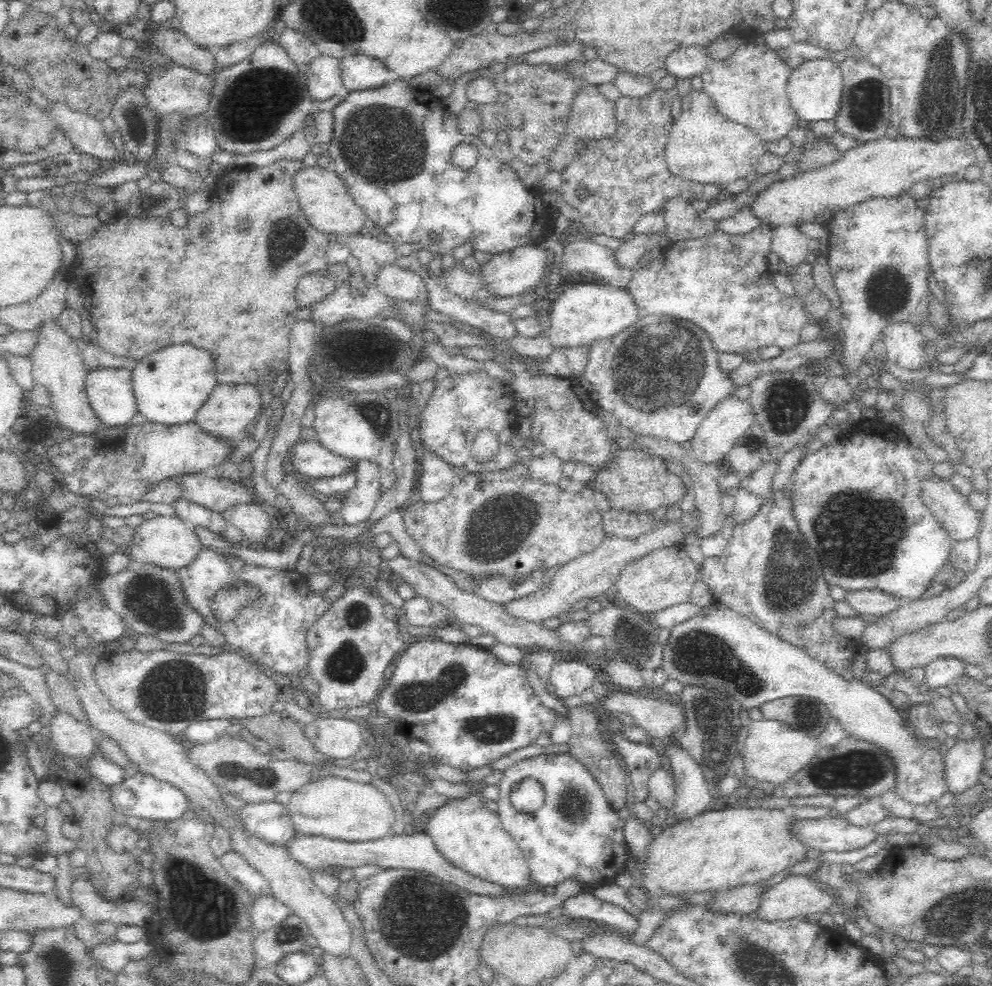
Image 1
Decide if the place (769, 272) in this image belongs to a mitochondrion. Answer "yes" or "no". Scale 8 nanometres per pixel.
no

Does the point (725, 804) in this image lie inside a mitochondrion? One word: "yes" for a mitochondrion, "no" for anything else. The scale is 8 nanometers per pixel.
no

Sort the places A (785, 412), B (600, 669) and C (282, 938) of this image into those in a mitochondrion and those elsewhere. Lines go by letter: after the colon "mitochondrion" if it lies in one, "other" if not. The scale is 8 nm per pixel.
A: mitochondrion
B: other
C: mitochondrion

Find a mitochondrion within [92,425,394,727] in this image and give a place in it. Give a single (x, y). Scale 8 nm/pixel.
(174, 691)

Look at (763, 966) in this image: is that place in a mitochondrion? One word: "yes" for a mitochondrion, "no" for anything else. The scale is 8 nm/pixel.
yes

